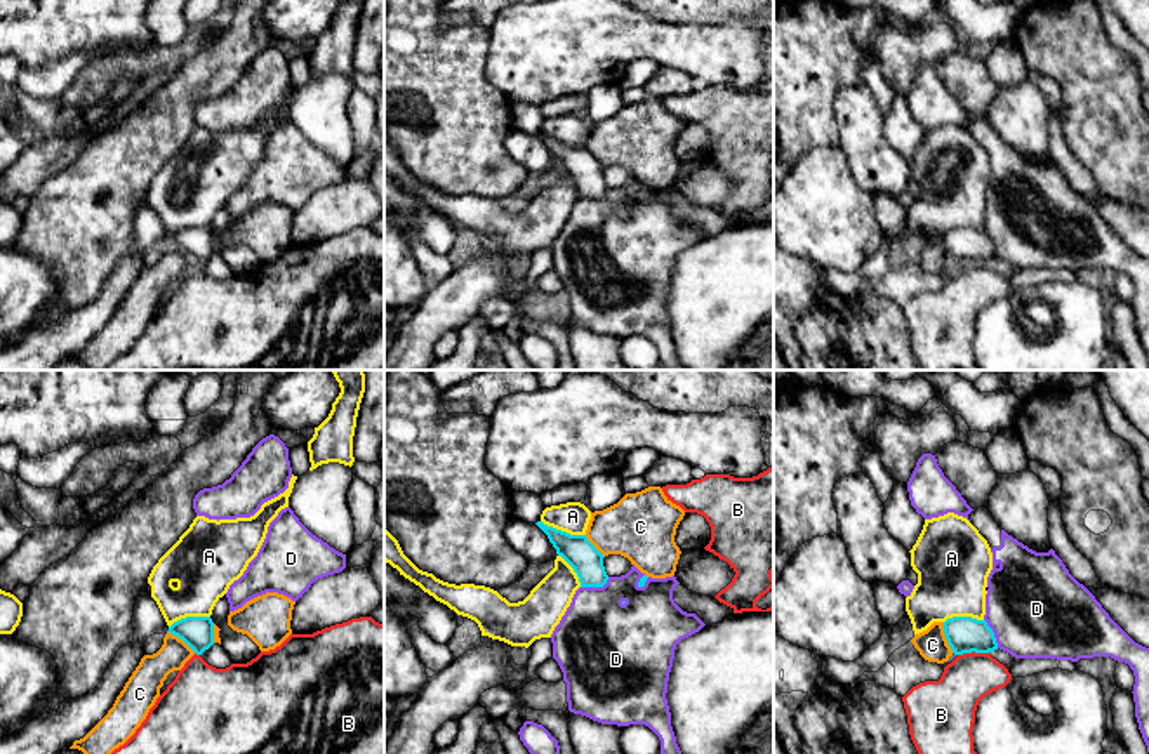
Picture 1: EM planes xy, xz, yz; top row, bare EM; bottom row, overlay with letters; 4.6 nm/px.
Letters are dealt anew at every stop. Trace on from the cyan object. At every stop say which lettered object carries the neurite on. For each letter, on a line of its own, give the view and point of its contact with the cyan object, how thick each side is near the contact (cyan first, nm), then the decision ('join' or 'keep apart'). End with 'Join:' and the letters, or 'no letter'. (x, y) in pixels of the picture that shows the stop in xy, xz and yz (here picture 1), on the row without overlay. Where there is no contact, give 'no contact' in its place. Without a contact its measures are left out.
A: xz (564, 143) | 150/140 nm | keep apart
B: yz (972, 261) | 170/220 nm | keep apart
C: yz (946, 249) | 170/140 nm | keep apart
D: xz (595, 197) | 150/400 nm | keep apart
Join: no letter

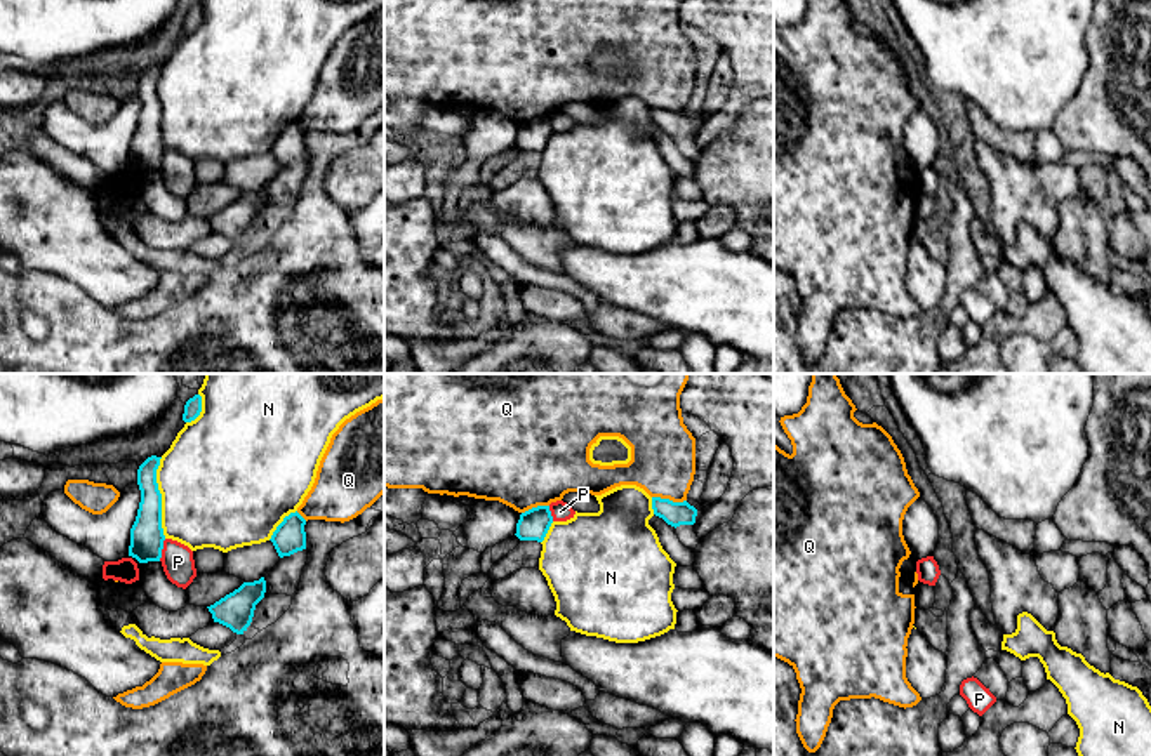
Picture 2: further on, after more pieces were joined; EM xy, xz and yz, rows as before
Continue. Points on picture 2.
N: xy (160, 108) | 160/500 nm | keep apart
P: xy (160, 160) | 160/150 nm | keep apart
Q: xz (668, 110) | 110/300 nm | keep apart
Join: no letter

